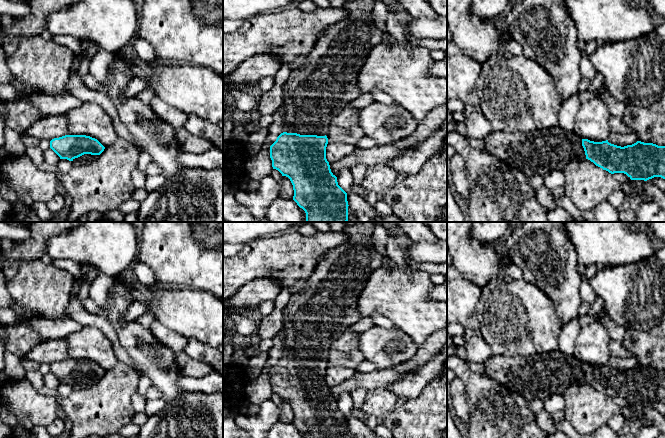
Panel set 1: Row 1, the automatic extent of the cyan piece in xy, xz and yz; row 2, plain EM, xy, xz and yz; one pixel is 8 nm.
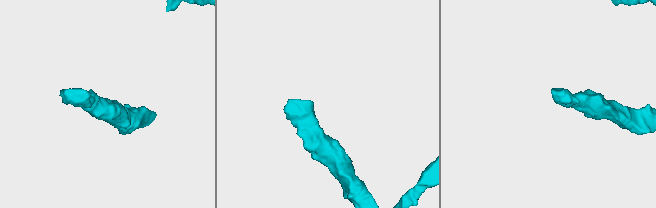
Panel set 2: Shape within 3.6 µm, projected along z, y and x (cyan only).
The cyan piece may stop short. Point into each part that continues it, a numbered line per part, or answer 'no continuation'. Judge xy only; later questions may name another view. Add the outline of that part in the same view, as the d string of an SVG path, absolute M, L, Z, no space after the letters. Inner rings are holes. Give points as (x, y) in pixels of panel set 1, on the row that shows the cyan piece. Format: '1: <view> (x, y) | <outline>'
1: xy (85, 158) | M84 154L78 158L73 159L73 164L74 165L81 165L87 162L91 162L94 159L96 159L98 157L98 155L91 155L91 154Z

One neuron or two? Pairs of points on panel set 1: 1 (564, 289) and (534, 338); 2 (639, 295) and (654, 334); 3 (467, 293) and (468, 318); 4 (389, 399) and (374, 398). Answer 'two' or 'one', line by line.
1: two
2: two
3: one
4: one

